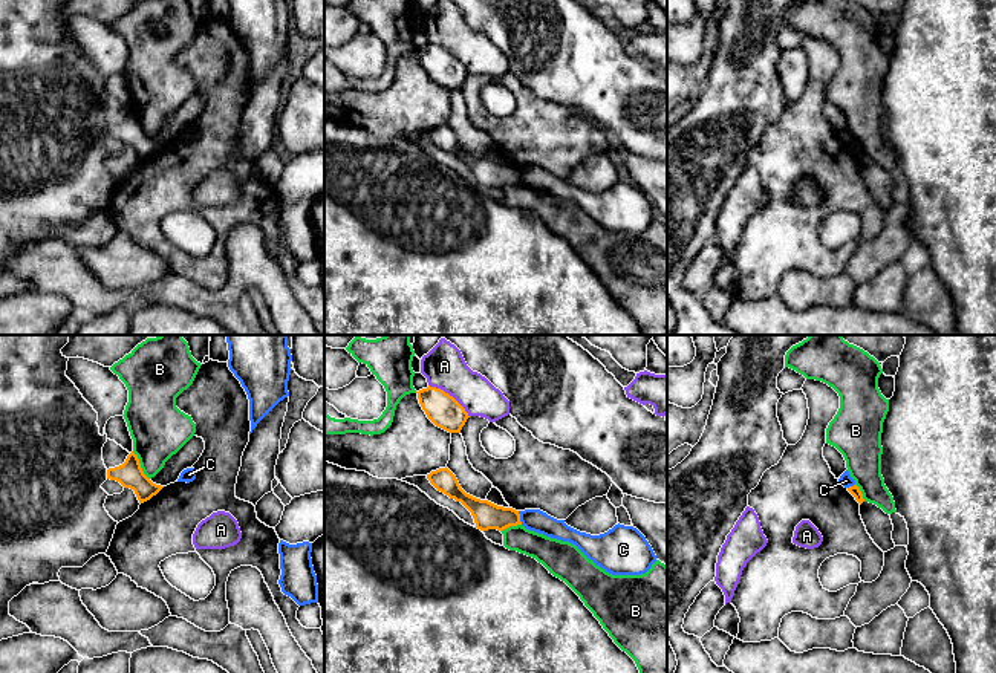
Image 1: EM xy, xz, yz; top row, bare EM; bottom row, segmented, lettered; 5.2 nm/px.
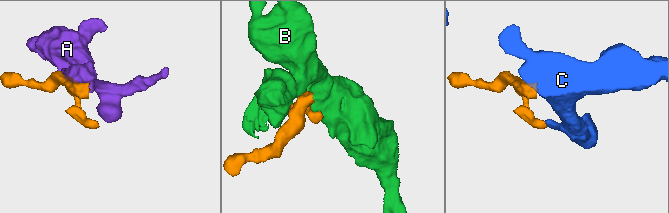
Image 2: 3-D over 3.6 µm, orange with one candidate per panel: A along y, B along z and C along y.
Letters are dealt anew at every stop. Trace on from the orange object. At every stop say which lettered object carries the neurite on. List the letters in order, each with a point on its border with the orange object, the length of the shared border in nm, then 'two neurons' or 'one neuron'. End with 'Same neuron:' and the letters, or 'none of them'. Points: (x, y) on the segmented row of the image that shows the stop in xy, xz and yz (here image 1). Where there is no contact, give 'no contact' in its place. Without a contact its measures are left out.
A: contact xz (449, 395); length 280 nm; two neurons
B: contact xy (139, 465); length 180 nm; two neurons
C: contact xz (519, 517); length 80 nm; two neurons
Same neuron: none of them

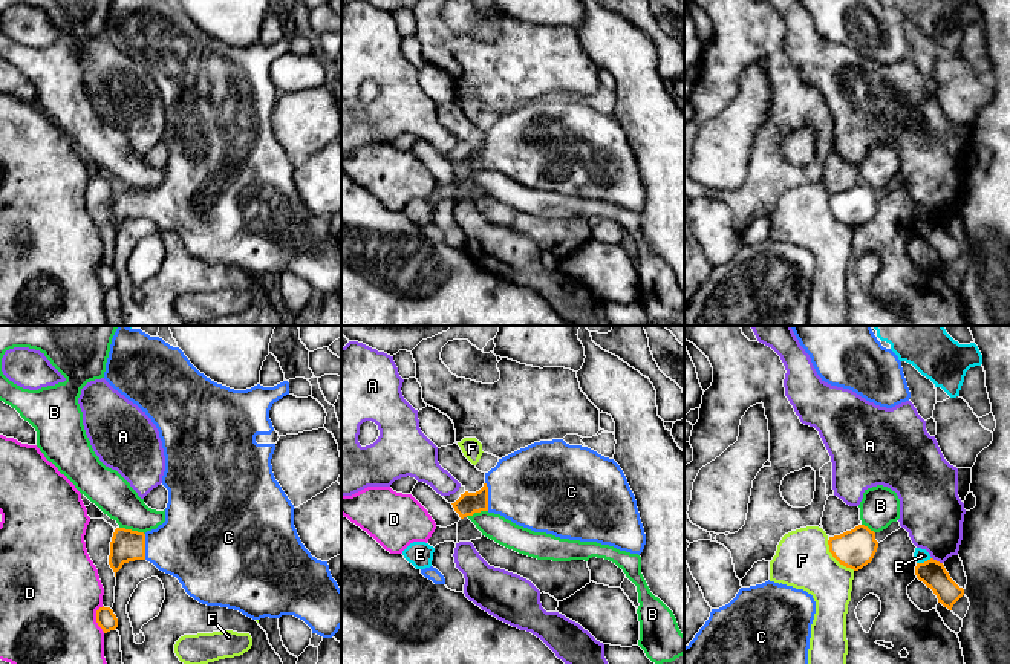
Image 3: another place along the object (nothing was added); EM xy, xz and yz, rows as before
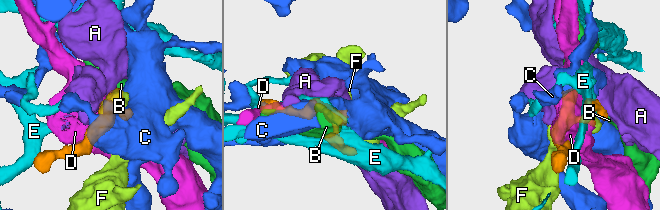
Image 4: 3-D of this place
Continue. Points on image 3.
A: contact yz (935, 560); length 70 nm; two neurons
B: contact xy (130, 530); length 140 nm; two neurons
C: contact xz (487, 496); length 150 nm; one neuron
D: contact xy (97, 620); length 150 nm; two neurons
E: contact yz (925, 562); length 90 nm; two neurons
F: contact yz (836, 559); length 220 nm; two neurons
Same neuron: C

